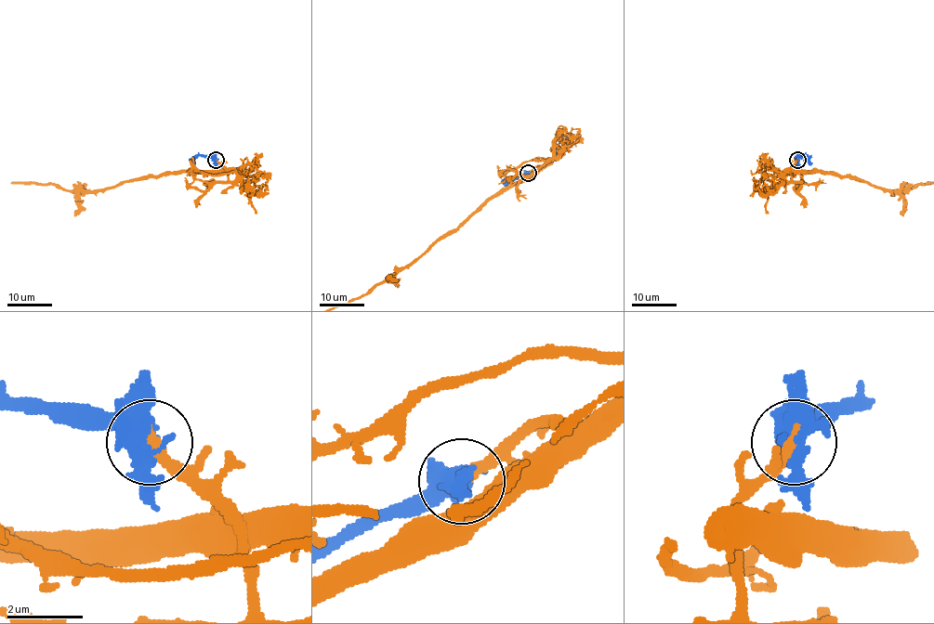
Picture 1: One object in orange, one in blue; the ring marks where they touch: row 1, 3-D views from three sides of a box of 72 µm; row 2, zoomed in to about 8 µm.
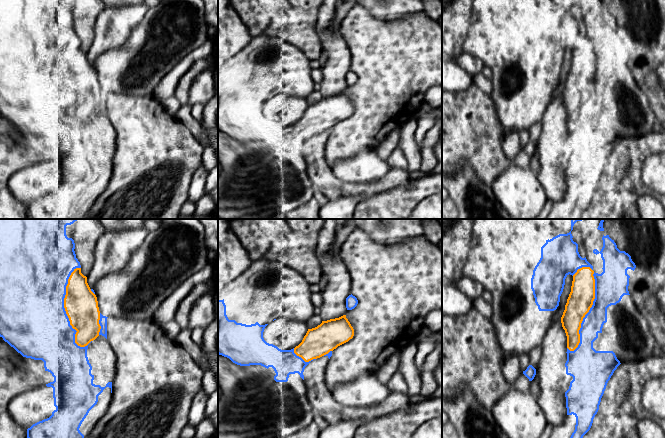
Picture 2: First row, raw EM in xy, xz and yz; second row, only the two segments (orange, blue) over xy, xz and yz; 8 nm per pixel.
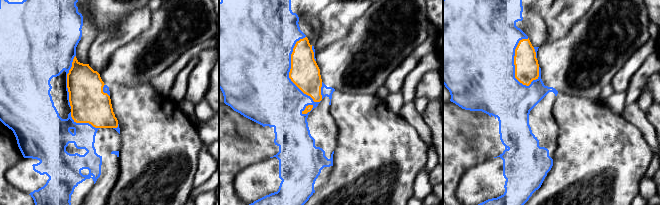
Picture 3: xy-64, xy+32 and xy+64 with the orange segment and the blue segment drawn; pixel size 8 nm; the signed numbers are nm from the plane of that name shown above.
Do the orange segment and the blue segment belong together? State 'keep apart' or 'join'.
join

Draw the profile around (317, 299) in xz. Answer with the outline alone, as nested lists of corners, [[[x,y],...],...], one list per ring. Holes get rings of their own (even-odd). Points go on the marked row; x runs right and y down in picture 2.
[[[321,292],[313,293],[312,296],[311,296],[311,300],[312,300],[313,305],[315,307],[319,307],[319,308],[321,308],[323,301],[324,301]]]

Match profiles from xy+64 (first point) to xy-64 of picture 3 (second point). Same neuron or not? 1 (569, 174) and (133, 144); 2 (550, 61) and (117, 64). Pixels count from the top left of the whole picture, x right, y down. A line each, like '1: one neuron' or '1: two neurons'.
1: one neuron
2: one neuron

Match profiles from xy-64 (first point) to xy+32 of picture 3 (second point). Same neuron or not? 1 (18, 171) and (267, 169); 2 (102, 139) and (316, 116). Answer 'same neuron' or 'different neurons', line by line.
1: same neuron
2: same neuron

